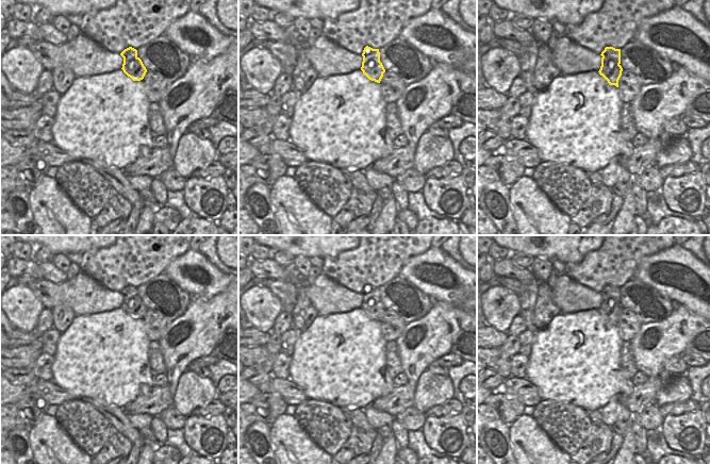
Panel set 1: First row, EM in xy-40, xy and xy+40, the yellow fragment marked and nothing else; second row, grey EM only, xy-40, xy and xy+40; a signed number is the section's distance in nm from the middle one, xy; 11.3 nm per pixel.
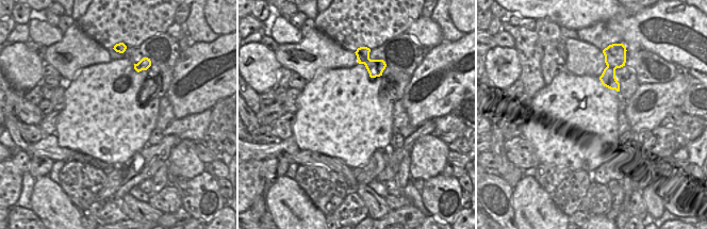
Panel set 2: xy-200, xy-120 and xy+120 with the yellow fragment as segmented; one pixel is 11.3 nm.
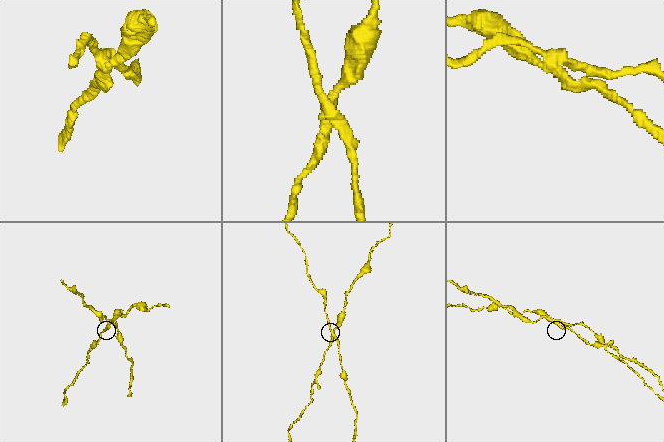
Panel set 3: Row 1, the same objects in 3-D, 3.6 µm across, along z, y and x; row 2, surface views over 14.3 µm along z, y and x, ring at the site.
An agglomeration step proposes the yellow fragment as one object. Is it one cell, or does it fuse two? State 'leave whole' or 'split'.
split

